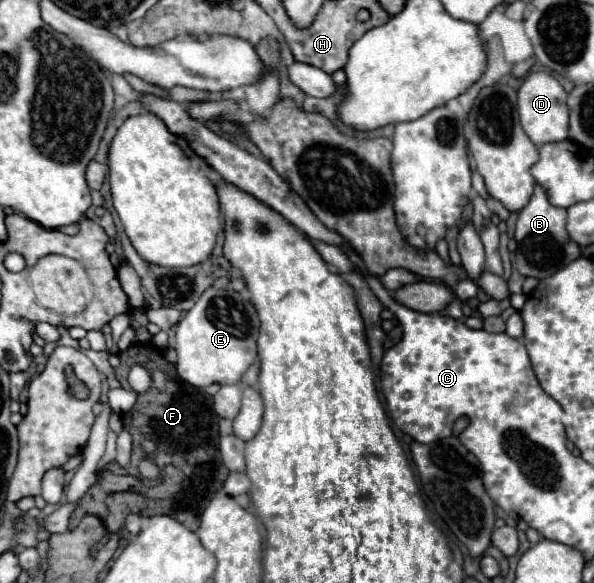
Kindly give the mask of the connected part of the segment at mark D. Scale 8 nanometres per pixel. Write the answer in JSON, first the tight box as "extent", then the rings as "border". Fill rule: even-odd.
{"extent":[517,72,569,146],"border":[[[533,72],[523,80],[517,92],[517,110],[519,110],[523,132],[529,136],[529,140],[535,146],[543,146],[543,144],[559,142],[567,138],[569,110],[567,110],[565,100],[567,100],[567,92],[559,84],[559,80],[547,72]]]}

